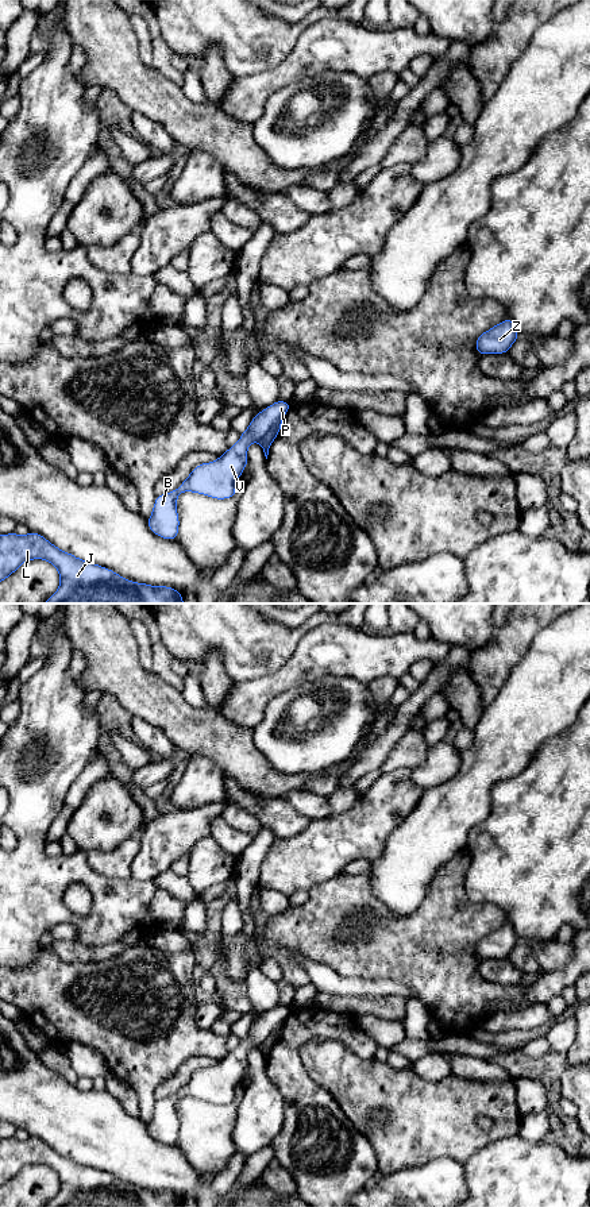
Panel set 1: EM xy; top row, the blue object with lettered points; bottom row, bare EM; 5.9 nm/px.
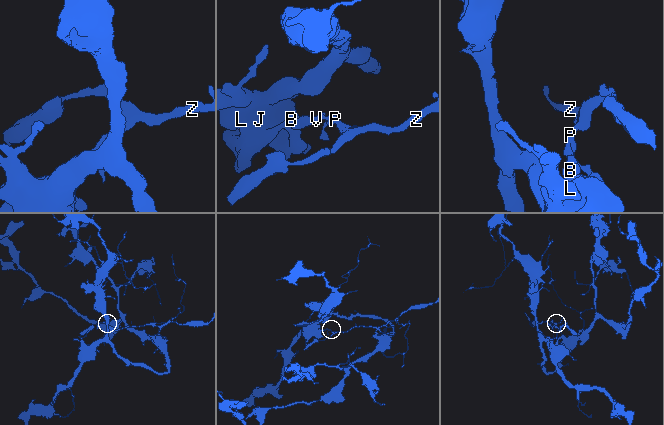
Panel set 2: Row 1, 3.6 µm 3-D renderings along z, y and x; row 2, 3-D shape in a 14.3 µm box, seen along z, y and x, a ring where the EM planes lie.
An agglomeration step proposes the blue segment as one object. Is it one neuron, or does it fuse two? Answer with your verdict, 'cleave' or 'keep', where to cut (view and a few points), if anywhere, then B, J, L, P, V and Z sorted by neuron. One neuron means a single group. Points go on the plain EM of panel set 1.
cleave; cut in xy along (281, 1025), (259, 1045); B J L P V / Z

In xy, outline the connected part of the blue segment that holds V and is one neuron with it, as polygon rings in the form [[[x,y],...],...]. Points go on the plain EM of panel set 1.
[[[278,1004],[262,1014],[251,1023],[236,1049],[231,1050],[215,1067],[197,1069],[176,1095],[158,1099],[153,1118],[147,1122],[149,1134],[165,1145],[177,1145],[180,1133],[177,1103],[184,1096],[198,1098],[215,1104],[235,1102],[238,1098],[235,1087],[240,1084],[248,1068],[248,1050],[254,1046],[259,1048],[274,1029],[282,1026],[290,1011],[290,1007]]]

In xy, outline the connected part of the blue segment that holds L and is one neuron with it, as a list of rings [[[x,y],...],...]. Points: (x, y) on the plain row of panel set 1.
[[[38,1137],[0,1139],[0,1187],[34,1164],[47,1165],[59,1177],[59,1192],[45,1207],[184,1207],[184,1199],[170,1191],[124,1184],[59,1154]]]

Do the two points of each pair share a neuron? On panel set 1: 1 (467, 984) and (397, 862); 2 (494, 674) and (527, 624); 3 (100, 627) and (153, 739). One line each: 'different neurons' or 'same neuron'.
1: different neurons
2: same neuron
3: different neurons

